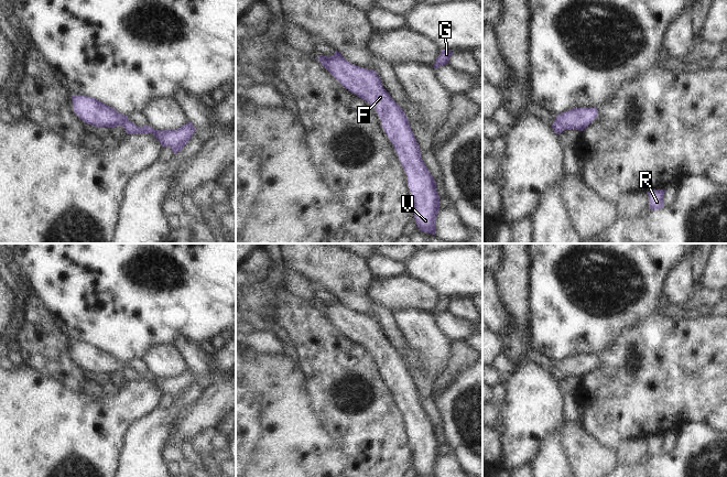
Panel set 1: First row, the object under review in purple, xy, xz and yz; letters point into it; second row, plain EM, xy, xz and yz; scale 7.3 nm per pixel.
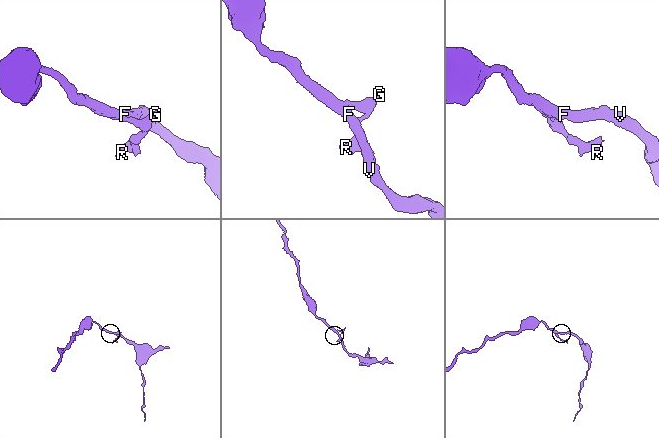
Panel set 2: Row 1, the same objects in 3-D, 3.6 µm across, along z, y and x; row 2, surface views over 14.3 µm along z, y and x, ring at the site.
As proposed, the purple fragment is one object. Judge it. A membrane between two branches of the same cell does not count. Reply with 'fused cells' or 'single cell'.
fused cells

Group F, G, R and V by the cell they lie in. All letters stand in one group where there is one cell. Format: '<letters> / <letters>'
F V / G R

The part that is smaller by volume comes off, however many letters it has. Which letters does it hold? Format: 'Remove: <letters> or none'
Remove: G, R

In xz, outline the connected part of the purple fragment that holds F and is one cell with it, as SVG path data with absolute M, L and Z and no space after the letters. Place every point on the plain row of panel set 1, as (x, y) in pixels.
M337 297L329 304L318 302L318 307L346 336L368 348L376 356L381 372L394 392L408 423L417 475L435 477L435 467L440 457L436 427L422 406L419 391L402 355L384 336L379 322L373 316L349 310Z

